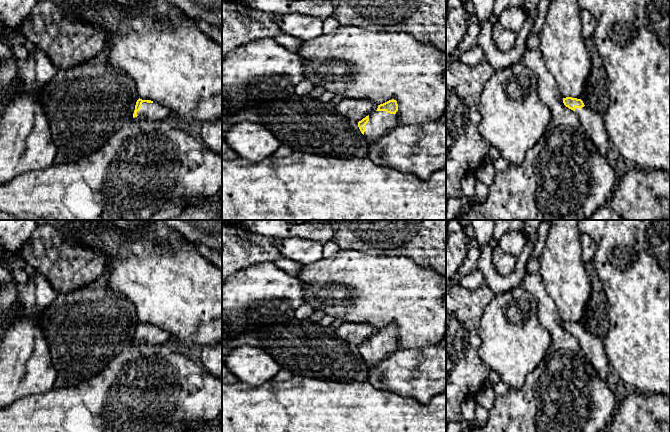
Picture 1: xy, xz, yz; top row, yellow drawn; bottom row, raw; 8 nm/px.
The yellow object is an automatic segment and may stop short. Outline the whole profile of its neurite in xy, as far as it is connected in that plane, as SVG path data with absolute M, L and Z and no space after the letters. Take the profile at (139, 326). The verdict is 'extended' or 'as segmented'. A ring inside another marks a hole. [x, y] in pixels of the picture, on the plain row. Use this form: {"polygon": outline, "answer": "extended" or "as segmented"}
{"polygon": "M138 323L133 337L133 343L144 341L147 344L166 344L169 341L169 334L167 331L154 327L151 324Z", "answer": "extended"}

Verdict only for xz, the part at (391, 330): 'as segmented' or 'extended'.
extended

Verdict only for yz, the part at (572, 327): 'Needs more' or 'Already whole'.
Needs more

